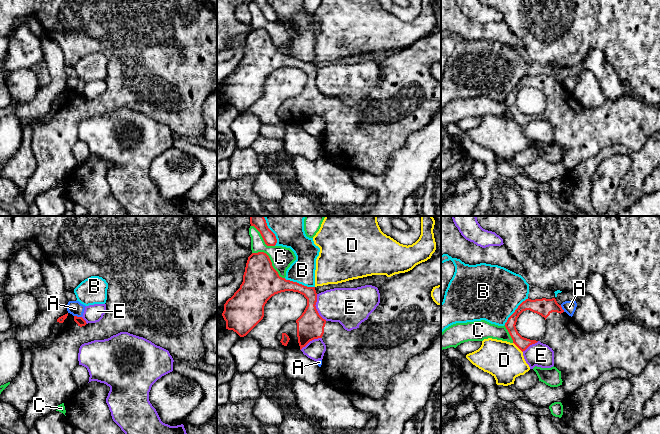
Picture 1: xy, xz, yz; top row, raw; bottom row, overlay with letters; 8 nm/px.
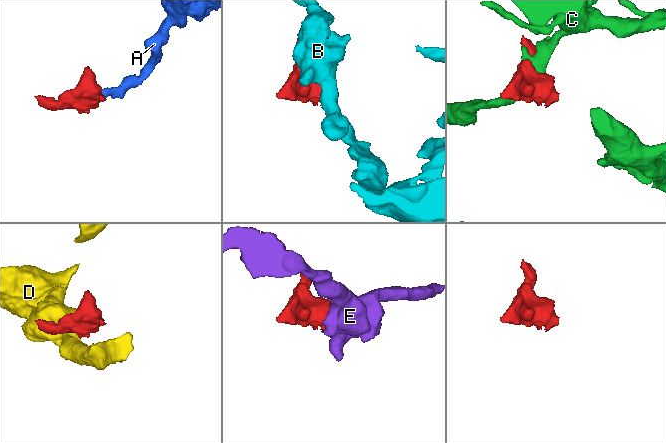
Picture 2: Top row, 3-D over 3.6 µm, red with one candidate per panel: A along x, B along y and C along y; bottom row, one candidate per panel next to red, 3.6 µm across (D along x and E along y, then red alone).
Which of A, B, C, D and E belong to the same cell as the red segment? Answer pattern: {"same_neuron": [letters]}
{"same_neuron": []}

